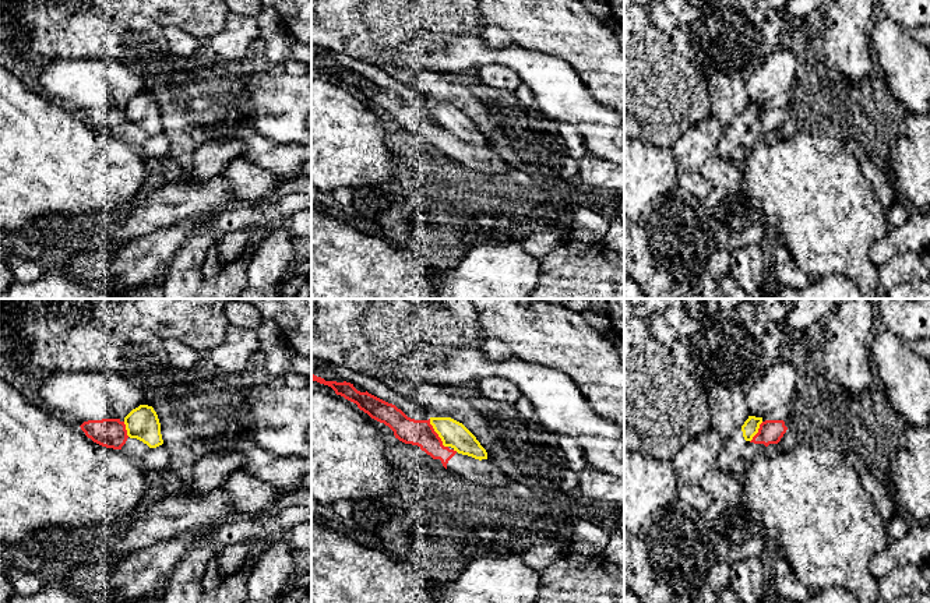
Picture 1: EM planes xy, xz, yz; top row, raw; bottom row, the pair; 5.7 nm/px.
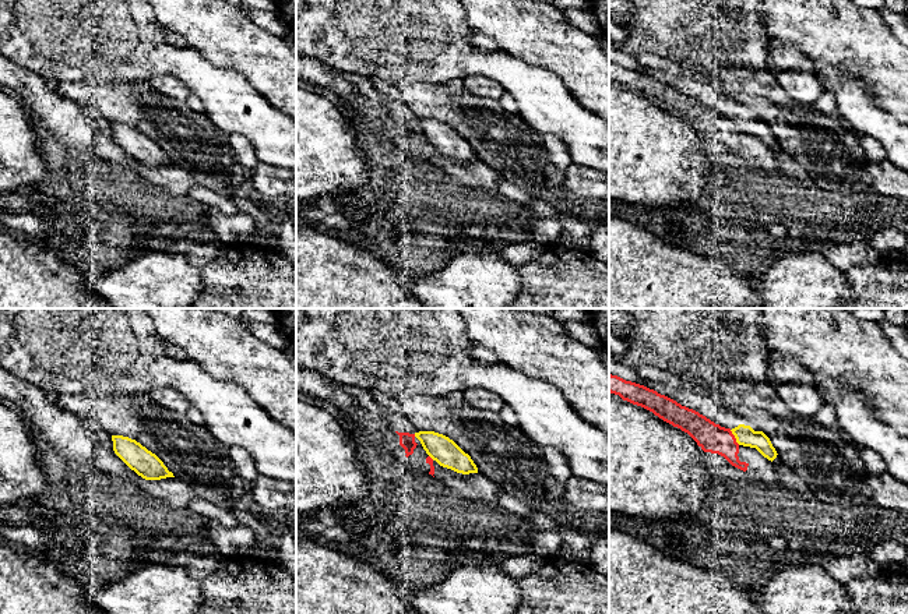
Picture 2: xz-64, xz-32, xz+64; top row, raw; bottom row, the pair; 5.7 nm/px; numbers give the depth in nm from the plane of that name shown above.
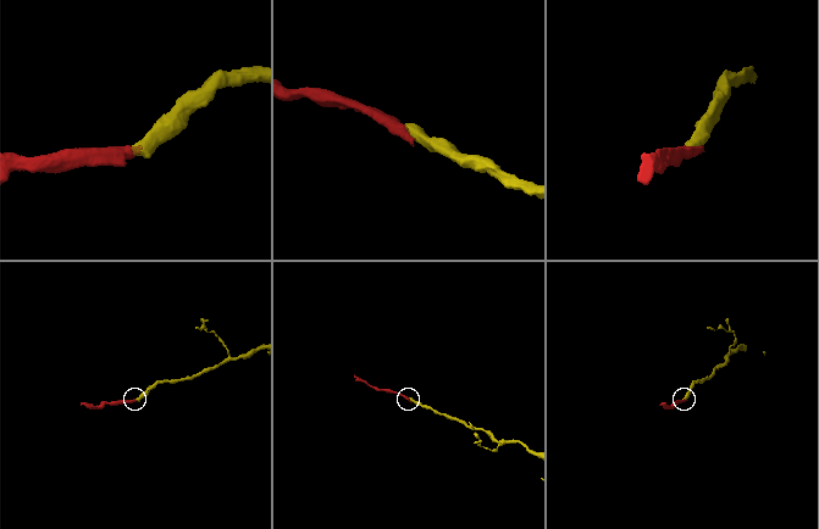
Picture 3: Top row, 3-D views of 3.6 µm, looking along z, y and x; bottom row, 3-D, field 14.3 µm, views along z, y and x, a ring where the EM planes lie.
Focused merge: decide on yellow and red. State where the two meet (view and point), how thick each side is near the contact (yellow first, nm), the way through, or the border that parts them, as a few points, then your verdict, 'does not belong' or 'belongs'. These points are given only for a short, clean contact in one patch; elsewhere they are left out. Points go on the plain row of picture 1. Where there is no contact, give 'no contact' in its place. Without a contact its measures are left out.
contact xz (437, 120); calibres 150 and 150 nm; does not belong

